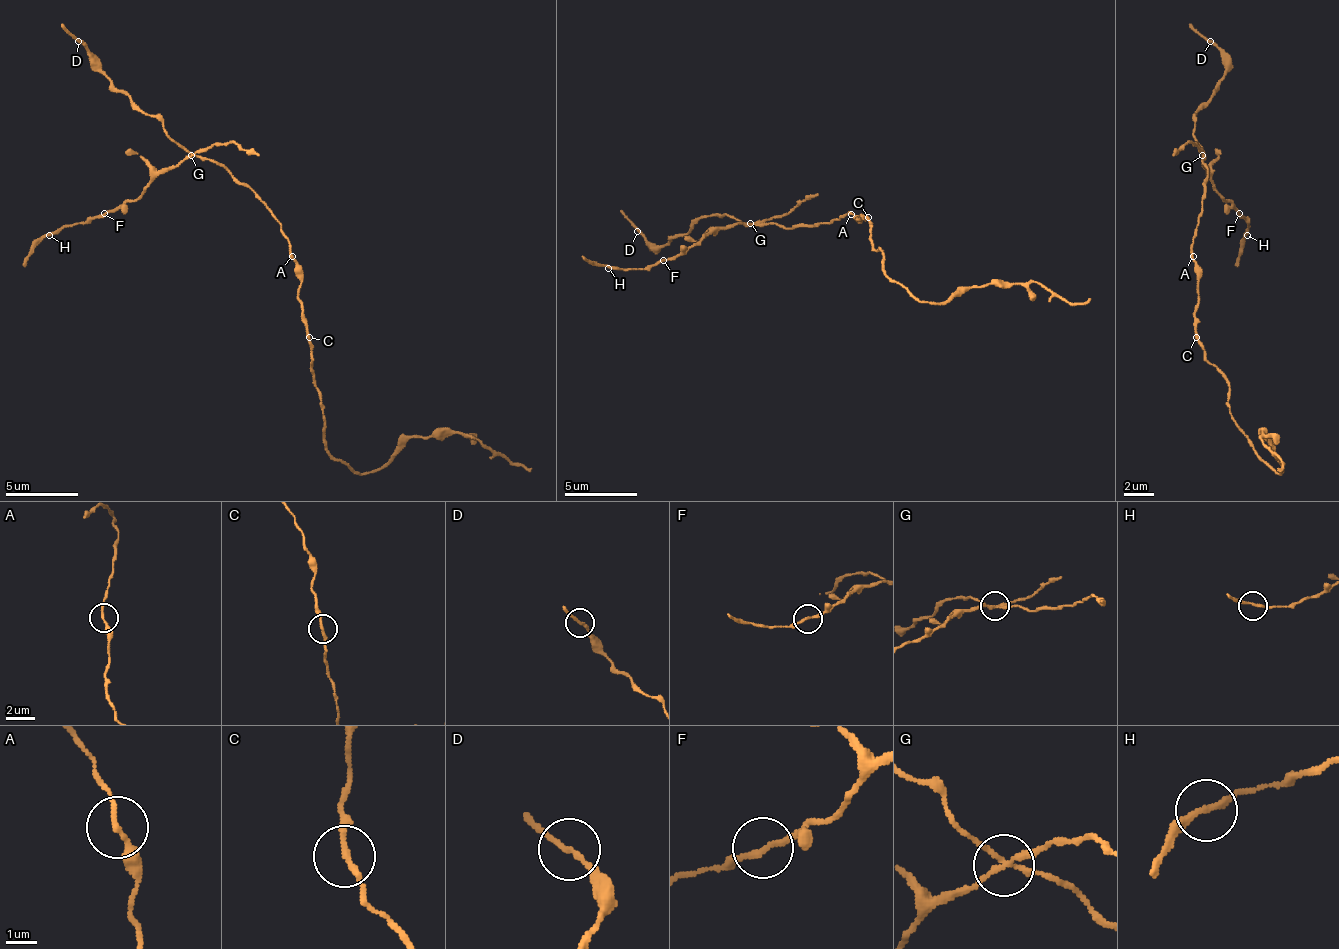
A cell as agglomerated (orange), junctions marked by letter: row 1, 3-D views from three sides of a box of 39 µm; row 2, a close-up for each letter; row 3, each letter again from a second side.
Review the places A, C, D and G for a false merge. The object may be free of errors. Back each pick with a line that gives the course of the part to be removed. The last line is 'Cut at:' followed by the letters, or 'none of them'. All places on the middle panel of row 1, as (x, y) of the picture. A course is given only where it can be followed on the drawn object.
G: Course of the part to remove: (751, 224), (725, 224), (696, 246), (645, 268), (623, 268), (583, 257)
Cut at: G

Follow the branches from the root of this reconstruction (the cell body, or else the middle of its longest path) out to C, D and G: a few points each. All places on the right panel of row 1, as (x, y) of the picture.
C: (1196, 304), (1196, 337)
D: (1196, 304), (1199, 264), (1192, 235), (1207, 176), (1196, 114), (1225, 74), (1225, 56), (1210, 41)
G: (1196, 304), (1199, 301), (1199, 264), (1192, 257), (1192, 235), (1203, 209), (1203, 180), (1207, 176), (1203, 154)

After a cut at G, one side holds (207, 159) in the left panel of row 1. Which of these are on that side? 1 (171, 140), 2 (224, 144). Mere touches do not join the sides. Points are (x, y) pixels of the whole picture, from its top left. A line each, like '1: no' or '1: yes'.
1: yes
2: no

